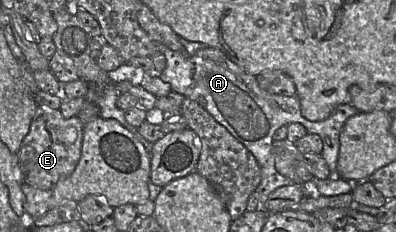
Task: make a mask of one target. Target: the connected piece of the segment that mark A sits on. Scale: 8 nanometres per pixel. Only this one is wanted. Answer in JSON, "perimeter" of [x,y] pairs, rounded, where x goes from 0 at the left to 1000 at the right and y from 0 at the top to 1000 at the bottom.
{"perimeter":[[[518,198],[490,237],[460,237],[427,207],[412,207],[419,284],[402,332],[429,362],[434,392],[495,435],[556,539],[629,647],[649,690],[659,728],[659,784],[644,828],[652,828],[654,888],[662,897],[684,828],[705,806],[732,797],[730,776],[707,754],[692,707],[687,655],[689,586],[697,560],[735,530],[760,534],[775,573],[798,578],[813,608],[811,677],[823,698],[833,763],[821,776],[788,767],[780,797],[780,841],[790,823],[811,845],[851,845],[889,828],[896,789],[879,784],[854,759],[851,698],[856,668],[856,591],[876,513],[904,478],[886,448],[856,453],[838,491],[816,522],[780,522],[760,496],[753,418],[684,405],[657,379],[649,341],[578,259],[556,216]]]}

